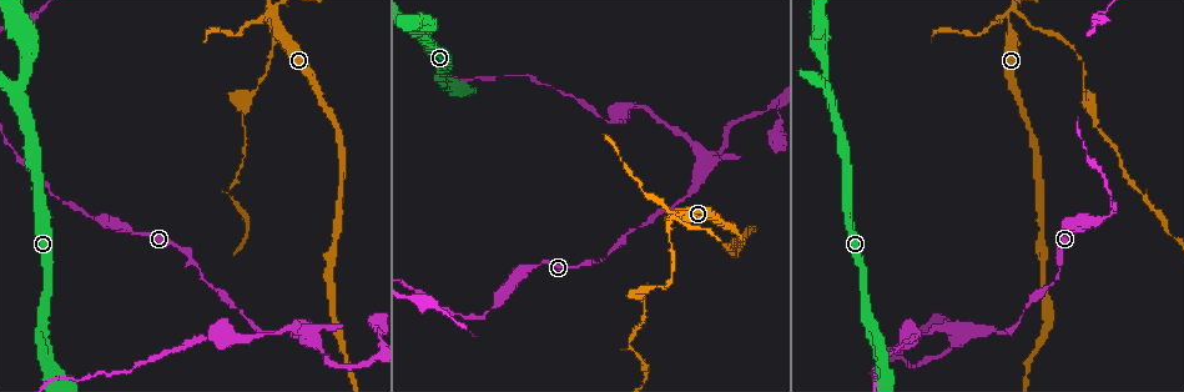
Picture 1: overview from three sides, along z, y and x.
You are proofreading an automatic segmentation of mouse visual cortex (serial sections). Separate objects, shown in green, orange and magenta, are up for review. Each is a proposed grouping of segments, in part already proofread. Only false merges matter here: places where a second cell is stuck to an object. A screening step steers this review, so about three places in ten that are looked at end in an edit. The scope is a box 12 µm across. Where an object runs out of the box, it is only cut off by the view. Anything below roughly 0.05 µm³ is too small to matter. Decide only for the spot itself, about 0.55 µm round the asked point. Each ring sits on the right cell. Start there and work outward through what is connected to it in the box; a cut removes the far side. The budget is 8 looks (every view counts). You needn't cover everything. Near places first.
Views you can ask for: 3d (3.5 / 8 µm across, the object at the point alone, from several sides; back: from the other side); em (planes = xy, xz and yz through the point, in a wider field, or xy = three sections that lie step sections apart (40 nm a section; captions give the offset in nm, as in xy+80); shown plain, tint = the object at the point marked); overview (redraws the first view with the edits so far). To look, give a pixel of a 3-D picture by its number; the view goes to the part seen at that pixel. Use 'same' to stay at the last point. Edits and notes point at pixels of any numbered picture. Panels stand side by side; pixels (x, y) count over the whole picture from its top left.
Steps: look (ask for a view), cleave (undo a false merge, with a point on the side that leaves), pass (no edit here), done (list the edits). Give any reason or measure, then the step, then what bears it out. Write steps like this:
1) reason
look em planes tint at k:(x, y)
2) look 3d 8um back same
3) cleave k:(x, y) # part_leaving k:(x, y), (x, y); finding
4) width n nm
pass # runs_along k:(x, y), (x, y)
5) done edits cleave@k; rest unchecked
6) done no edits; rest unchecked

narrows sharply
look 3d 3.5um at 1:(1057, 272)

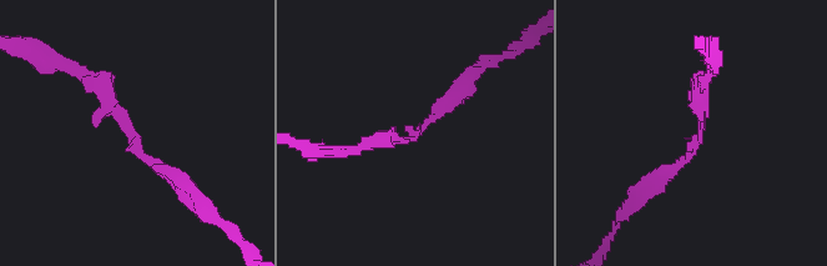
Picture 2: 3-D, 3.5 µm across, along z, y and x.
arm_widths 150, 200 nm
look em xy step 1 tint at 2:(130, 134)

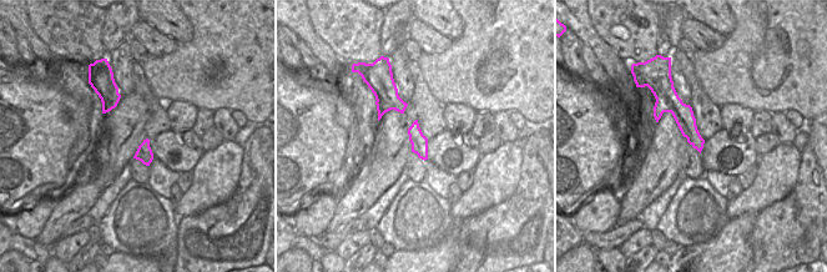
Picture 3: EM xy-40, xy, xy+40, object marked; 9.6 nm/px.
pass # runs_along 3:(670, 91), (699, 146); one cell here

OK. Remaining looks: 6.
arms part here
look 3d 8um at 1:(704, 164)

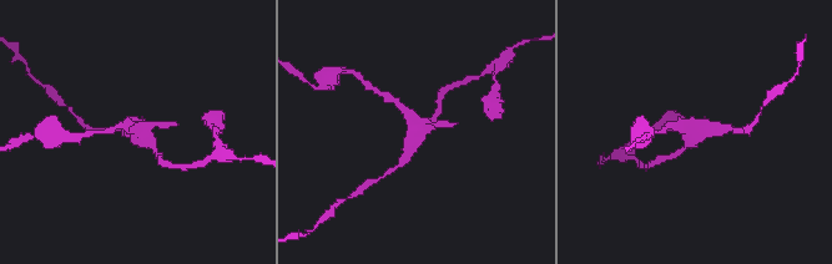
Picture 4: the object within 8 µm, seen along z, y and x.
zoom in
look 3d 3.5um at 4:(414, 129)

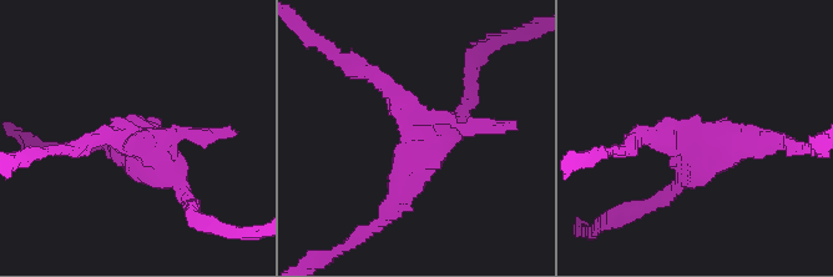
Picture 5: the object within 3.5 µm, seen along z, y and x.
cleave 5:(222, 134) # part_leaving 5:(408, 117), (385, 87), (316, 40); two cells meet here

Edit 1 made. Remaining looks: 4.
three-way junction
look 3d 3.5um at 1:(832, 95)

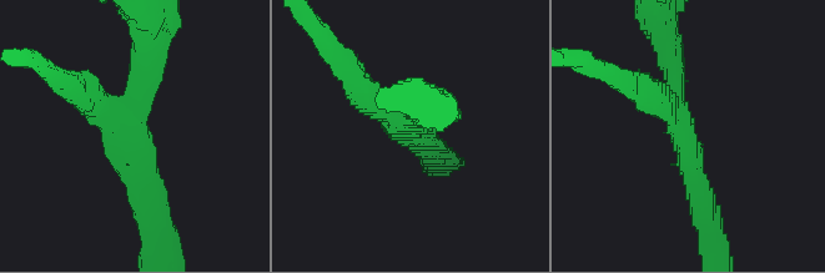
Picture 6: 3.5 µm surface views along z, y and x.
arms 3; arm_widths 250, 350, 350 nm; shape alone is not enough
look em planes tint at 6:(412, 132)

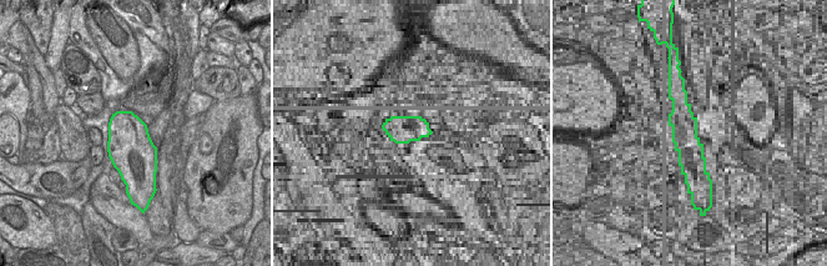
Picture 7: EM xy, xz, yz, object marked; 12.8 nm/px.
another direction
look em xy step 5 tint same

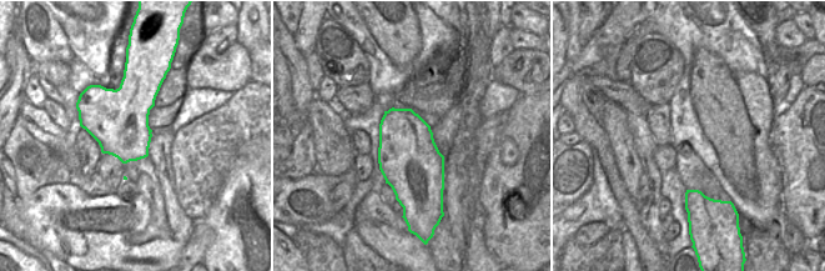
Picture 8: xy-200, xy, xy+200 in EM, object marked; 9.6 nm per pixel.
pass # all the same cell

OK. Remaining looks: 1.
done edits cleave@5; rest unchecked

